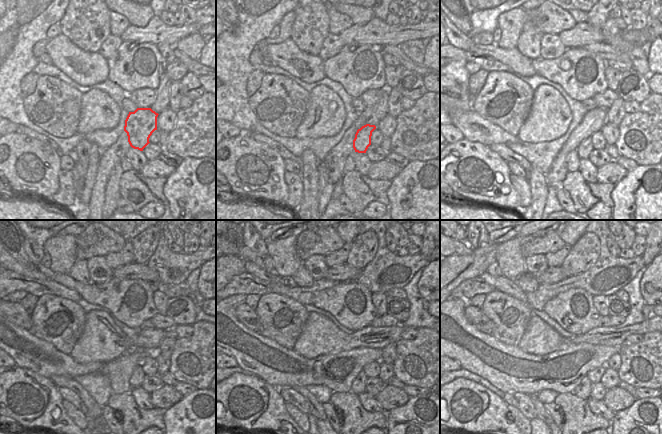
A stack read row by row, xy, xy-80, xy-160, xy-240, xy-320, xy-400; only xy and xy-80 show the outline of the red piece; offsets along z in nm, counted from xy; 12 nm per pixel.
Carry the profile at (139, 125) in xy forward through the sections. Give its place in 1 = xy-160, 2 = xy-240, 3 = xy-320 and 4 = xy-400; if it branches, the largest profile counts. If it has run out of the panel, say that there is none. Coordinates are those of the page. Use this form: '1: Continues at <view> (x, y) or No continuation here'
1: Continues at xy-160 (585, 147)
2: Continues at xy-240 (138, 375)
3: Continues at xy-320 (358, 386)
4: Continues at xy-400 (583, 390).

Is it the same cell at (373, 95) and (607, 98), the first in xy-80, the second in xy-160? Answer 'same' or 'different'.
same

